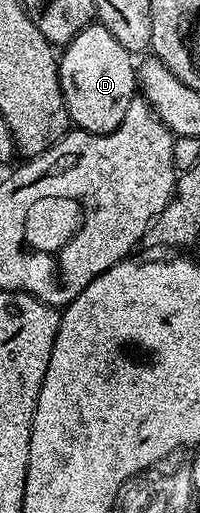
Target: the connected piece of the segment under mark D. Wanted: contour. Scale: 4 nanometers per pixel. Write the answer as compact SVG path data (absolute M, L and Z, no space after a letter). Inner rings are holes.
M96 21L82 29L70 43L64 44L57 65L61 92L69 118L80 130L106 135L119 129L127 114L127 105L131 105L139 87L133 59L130 51L123 49L104 25Z

